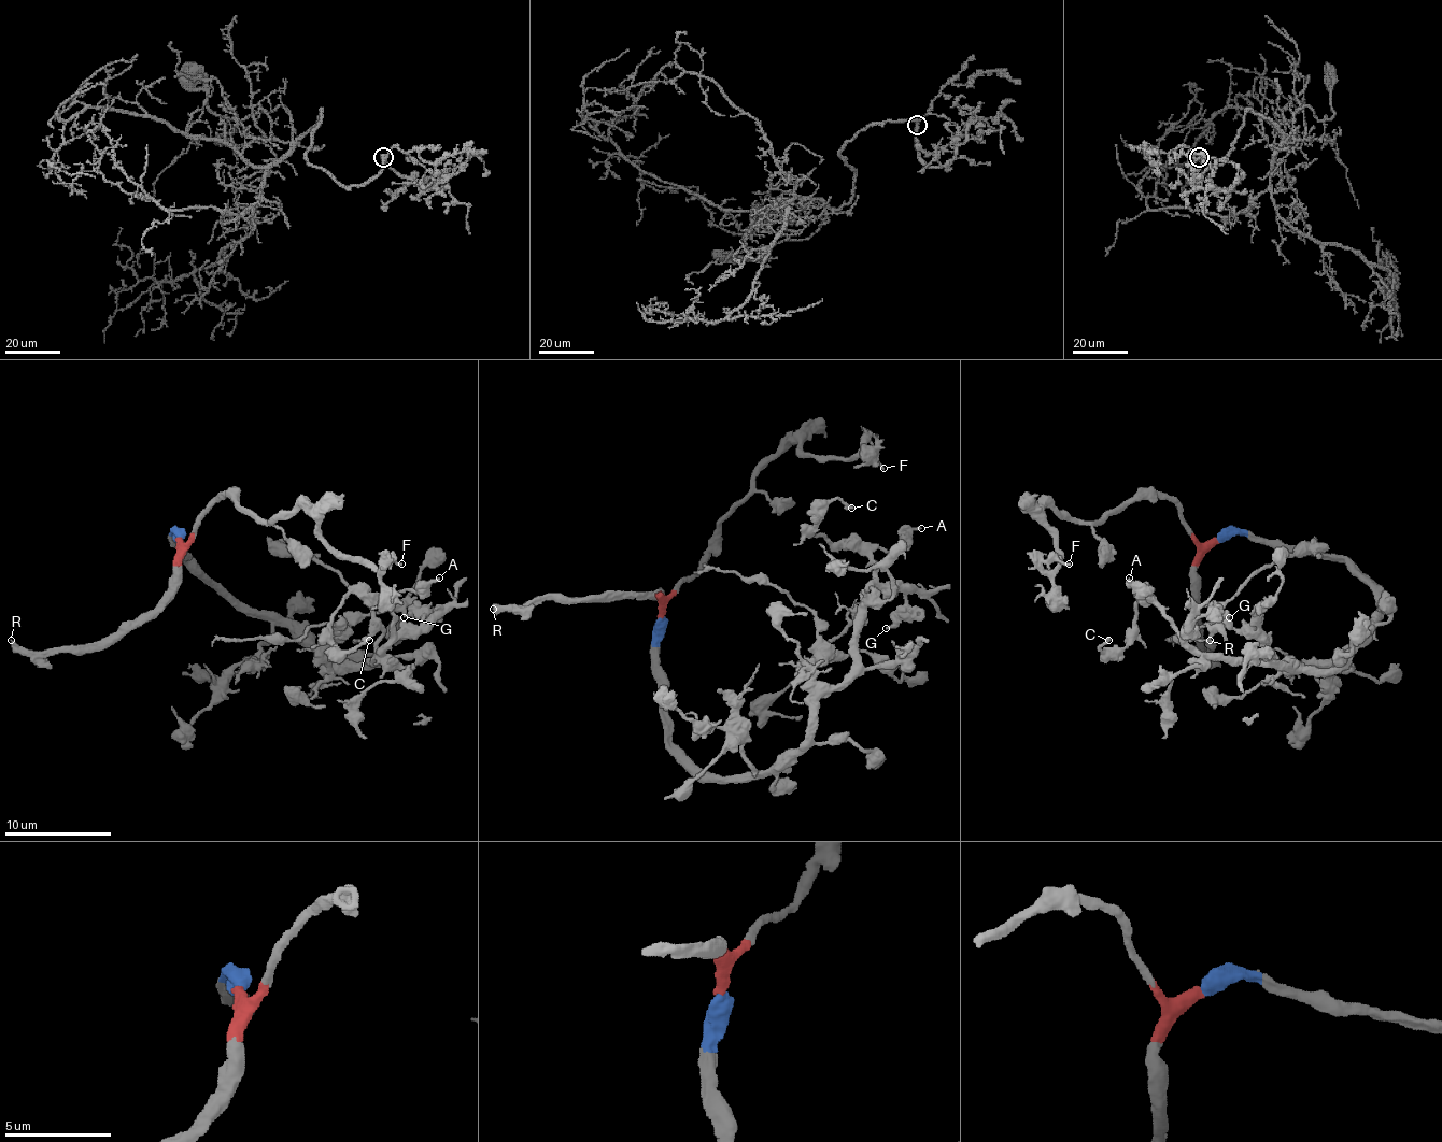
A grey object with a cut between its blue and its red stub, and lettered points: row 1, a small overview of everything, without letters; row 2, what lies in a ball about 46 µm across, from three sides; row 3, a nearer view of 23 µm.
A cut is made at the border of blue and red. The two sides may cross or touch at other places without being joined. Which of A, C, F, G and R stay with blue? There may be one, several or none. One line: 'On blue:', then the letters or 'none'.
On blue: A, C, G

